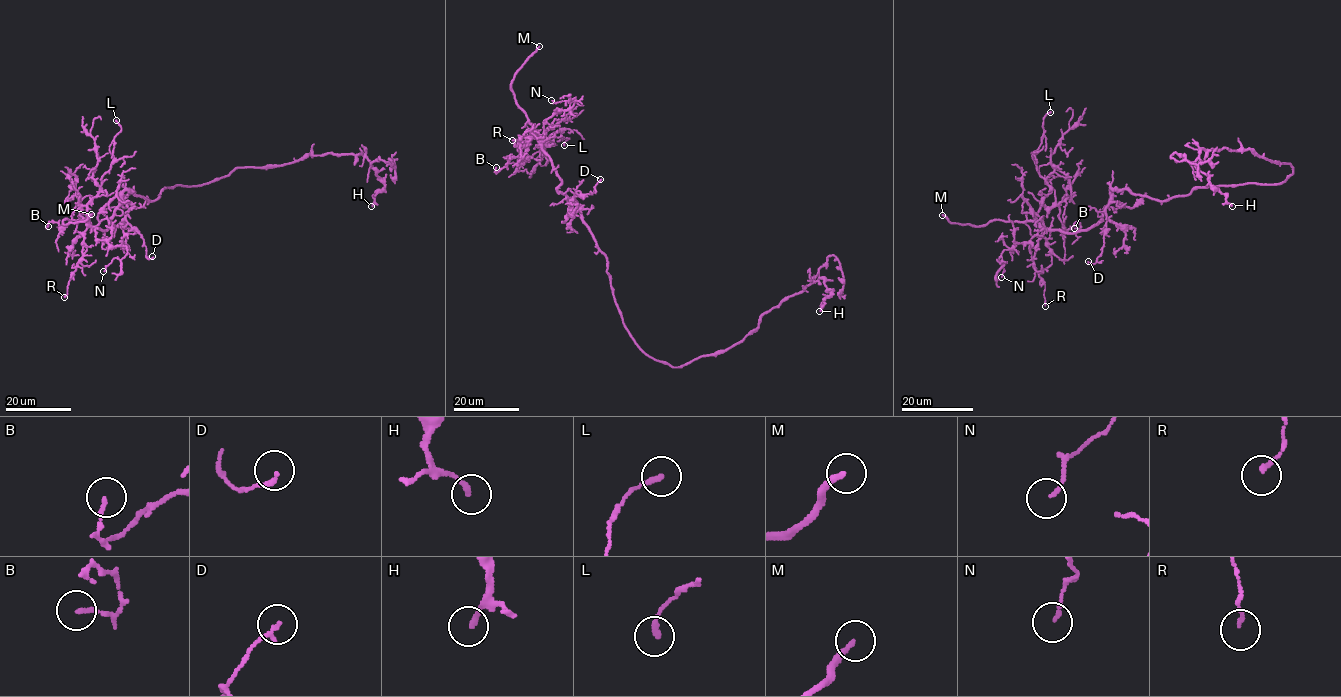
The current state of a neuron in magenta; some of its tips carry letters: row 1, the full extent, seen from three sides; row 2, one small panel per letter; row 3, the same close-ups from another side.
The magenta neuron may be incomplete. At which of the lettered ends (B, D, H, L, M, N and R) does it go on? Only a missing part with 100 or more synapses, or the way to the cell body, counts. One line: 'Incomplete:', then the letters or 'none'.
Incomplete: M

